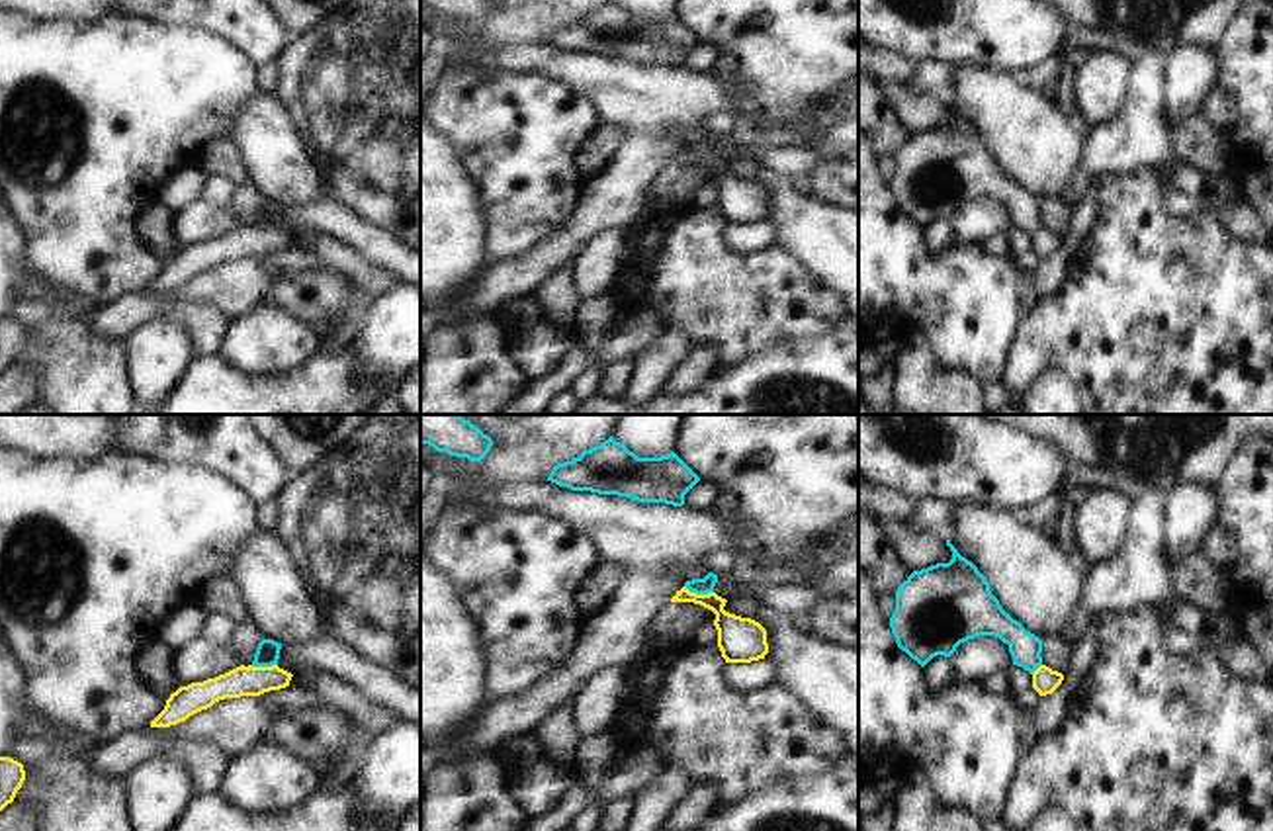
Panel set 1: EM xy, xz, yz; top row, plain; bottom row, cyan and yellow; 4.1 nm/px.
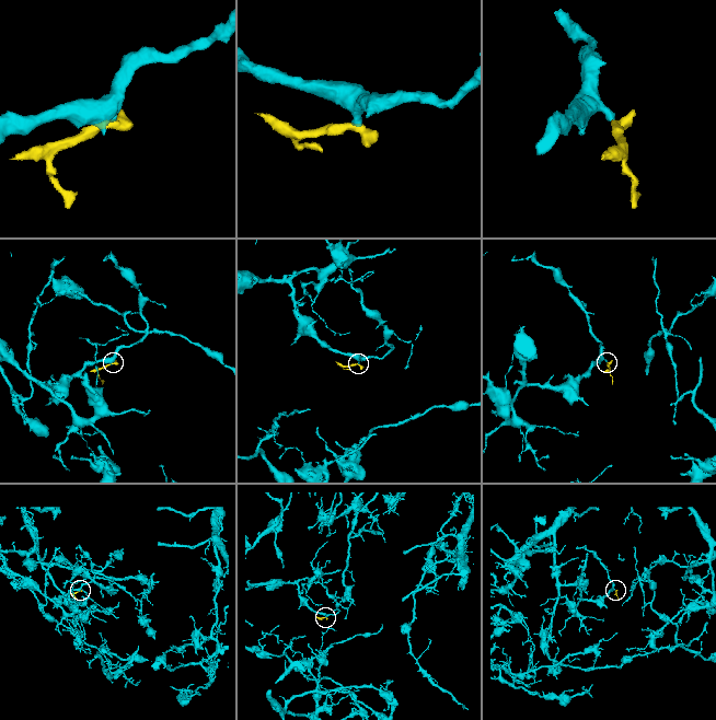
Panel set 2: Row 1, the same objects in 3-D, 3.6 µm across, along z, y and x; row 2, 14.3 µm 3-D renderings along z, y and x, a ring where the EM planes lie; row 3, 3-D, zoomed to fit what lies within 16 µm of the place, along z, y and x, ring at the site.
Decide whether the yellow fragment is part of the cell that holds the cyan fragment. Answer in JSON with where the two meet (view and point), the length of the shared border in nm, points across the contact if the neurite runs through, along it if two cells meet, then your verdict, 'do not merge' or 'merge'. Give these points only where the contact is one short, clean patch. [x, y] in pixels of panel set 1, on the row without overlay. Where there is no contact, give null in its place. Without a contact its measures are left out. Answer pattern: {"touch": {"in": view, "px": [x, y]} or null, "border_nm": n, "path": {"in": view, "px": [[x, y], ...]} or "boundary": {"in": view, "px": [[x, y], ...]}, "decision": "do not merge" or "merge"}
{"touch": {"in": "xz", "px": [699, 155]}, "border_nm": 120, "boundary": {"in": "xz", "px": [[685, 147], [697, 155], [712, 155]]}, "decision": "do not merge"}

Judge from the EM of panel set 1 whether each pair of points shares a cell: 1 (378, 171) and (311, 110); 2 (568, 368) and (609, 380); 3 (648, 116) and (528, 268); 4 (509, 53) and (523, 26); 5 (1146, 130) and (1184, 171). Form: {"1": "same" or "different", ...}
{"1": "same", "2": "different", "3": "same", "4": "different", "5": "different"}

